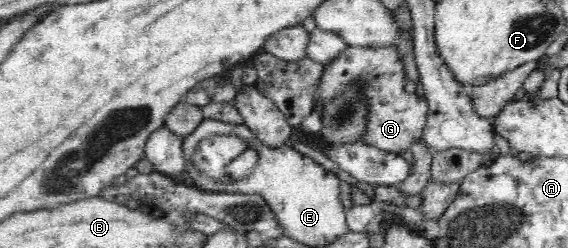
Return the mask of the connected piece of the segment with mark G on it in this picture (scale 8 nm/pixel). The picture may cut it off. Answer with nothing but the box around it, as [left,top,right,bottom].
[313,45,428,154]

